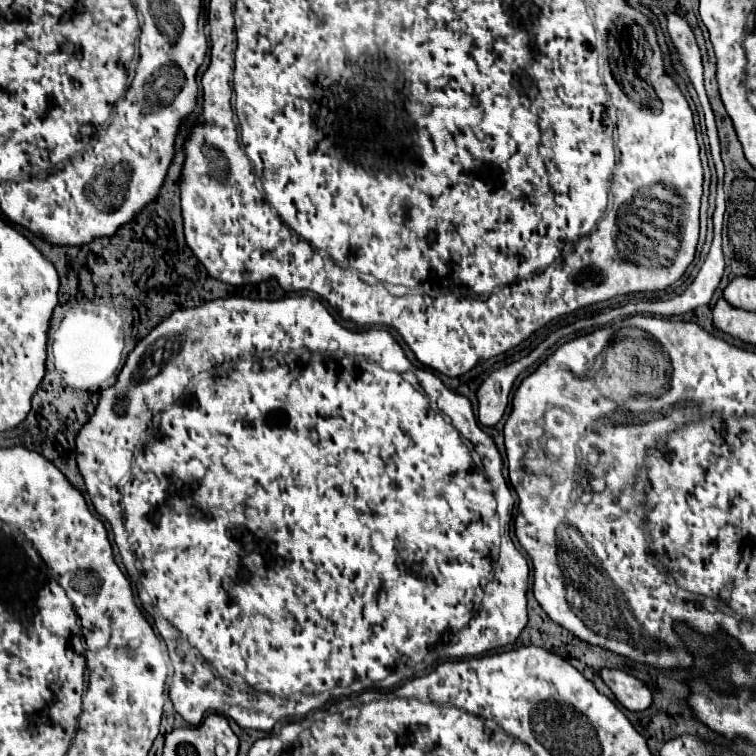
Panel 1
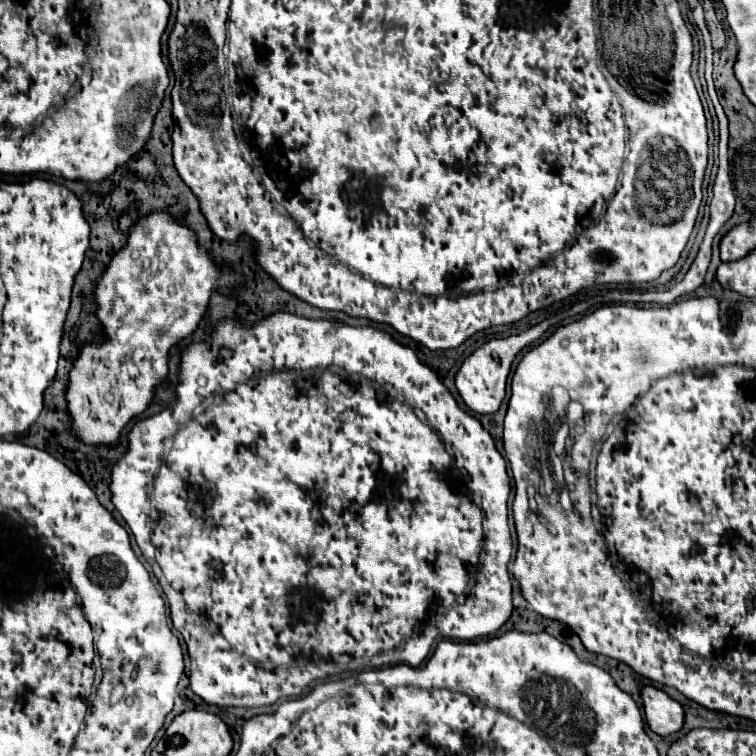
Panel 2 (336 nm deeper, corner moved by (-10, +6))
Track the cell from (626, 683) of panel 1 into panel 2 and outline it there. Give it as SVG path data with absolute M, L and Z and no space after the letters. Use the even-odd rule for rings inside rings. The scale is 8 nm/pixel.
M651 685L643 687L641 699L643 699L643 707L645 707L647 725L653 733L657 733L659 737L667 737L667 735L681 731L683 707L675 699L671 699L667 693L663 693L661 689L655 689Z

